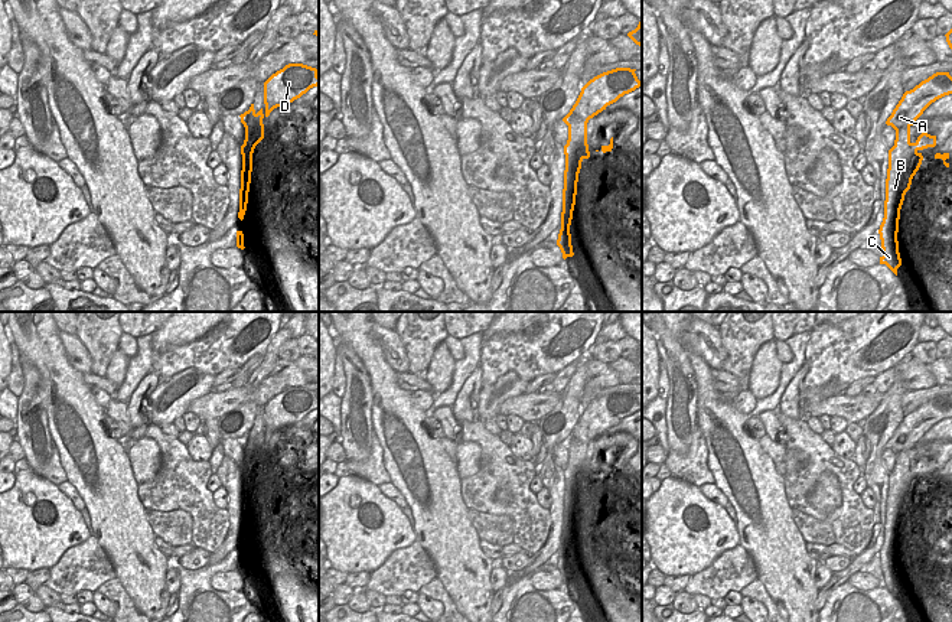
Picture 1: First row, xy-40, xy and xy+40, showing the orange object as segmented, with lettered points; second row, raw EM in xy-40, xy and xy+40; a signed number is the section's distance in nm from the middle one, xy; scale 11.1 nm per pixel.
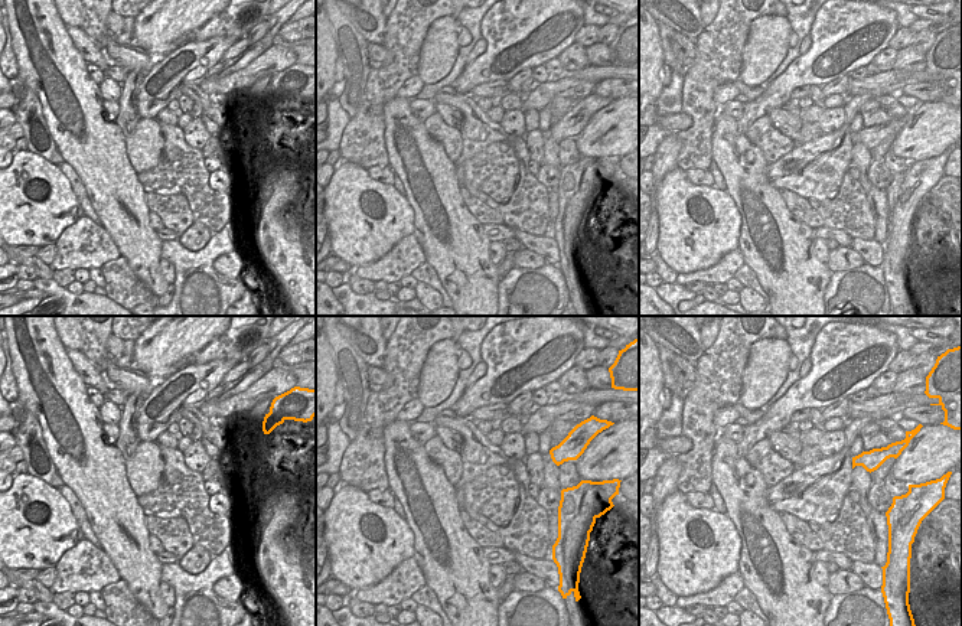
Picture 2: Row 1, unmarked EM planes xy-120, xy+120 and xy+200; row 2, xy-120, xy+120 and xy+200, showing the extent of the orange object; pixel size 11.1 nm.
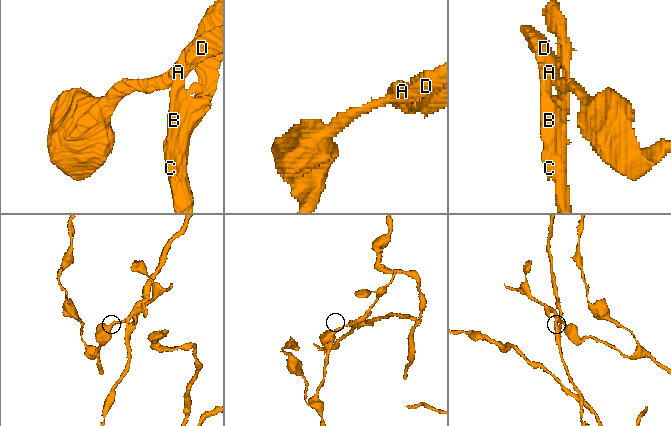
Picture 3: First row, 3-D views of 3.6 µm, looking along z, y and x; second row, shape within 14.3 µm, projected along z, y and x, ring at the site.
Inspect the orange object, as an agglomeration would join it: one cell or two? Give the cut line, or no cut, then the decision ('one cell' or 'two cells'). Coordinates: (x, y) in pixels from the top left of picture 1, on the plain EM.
cut in xy along (586, 465), (574, 476), (566, 479); two cells

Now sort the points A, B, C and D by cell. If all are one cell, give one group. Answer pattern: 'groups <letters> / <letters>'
groups A D / B C

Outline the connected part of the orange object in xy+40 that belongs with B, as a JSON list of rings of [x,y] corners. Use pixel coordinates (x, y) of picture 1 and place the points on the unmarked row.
[[[922,456],[914,466],[903,466],[899,478],[889,479],[884,541],[878,553],[883,571],[880,587],[886,587],[896,599],[902,589],[897,556],[904,518],[922,488],[923,479],[920,475],[935,469],[936,459]]]

